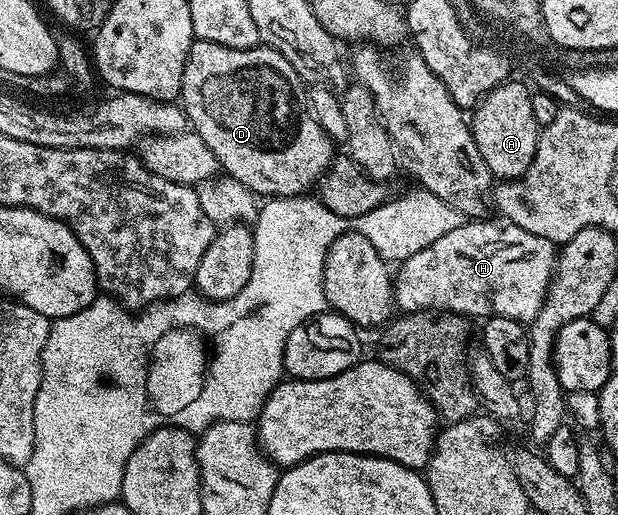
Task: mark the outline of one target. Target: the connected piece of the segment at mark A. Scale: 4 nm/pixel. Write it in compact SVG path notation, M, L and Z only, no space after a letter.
M510 79L498 89L491 90L485 100L472 110L473 138L479 147L479 155L483 155L483 163L487 163L494 178L519 178L528 171L535 159L539 126L531 107L532 98L531 89L520 85L516 79Z

